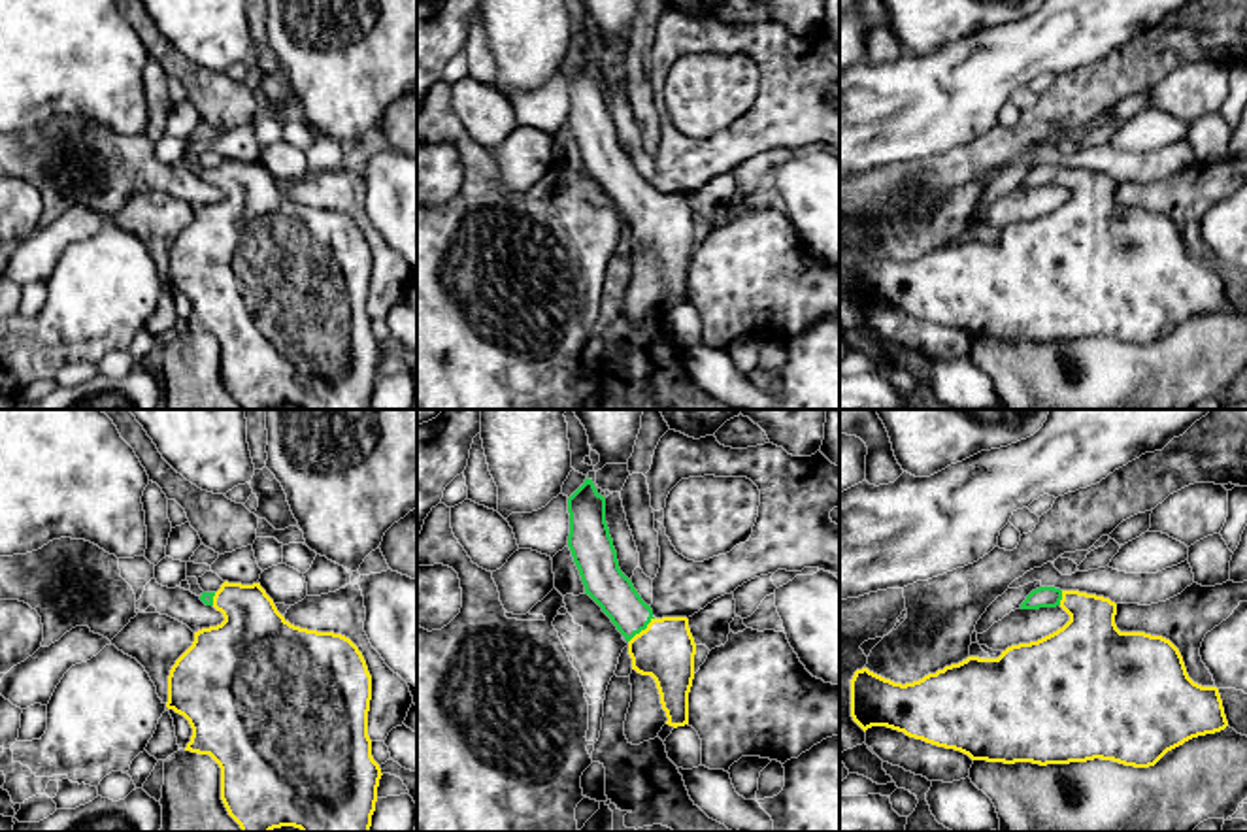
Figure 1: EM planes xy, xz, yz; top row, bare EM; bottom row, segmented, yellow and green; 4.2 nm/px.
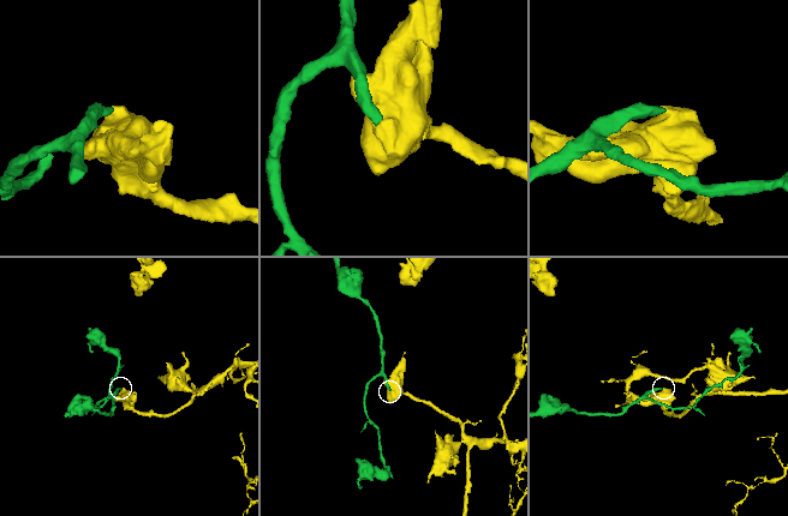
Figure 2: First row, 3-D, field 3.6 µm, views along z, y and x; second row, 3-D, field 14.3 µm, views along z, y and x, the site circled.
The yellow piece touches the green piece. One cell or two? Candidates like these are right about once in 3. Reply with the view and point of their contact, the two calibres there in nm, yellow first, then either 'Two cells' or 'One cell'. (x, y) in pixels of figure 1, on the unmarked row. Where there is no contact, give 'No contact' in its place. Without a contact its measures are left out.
Touches yellow at xz (642, 208). Thickness 240 nm (yellow) against 170 nm. One cell

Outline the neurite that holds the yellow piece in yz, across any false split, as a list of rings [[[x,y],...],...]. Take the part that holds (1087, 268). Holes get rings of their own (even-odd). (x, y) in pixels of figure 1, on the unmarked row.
[[[1039,164],[1021,187],[1060,183],[1070,198],[998,236],[968,234],[913,260],[894,260],[868,245],[851,257],[851,294],[866,309],[887,304],[972,338],[1070,341],[1094,336],[1155,343],[1185,319],[1228,304],[1217,264],[1194,260],[1179,226],[1162,213],[1121,209],[1117,181],[1079,168]]]

